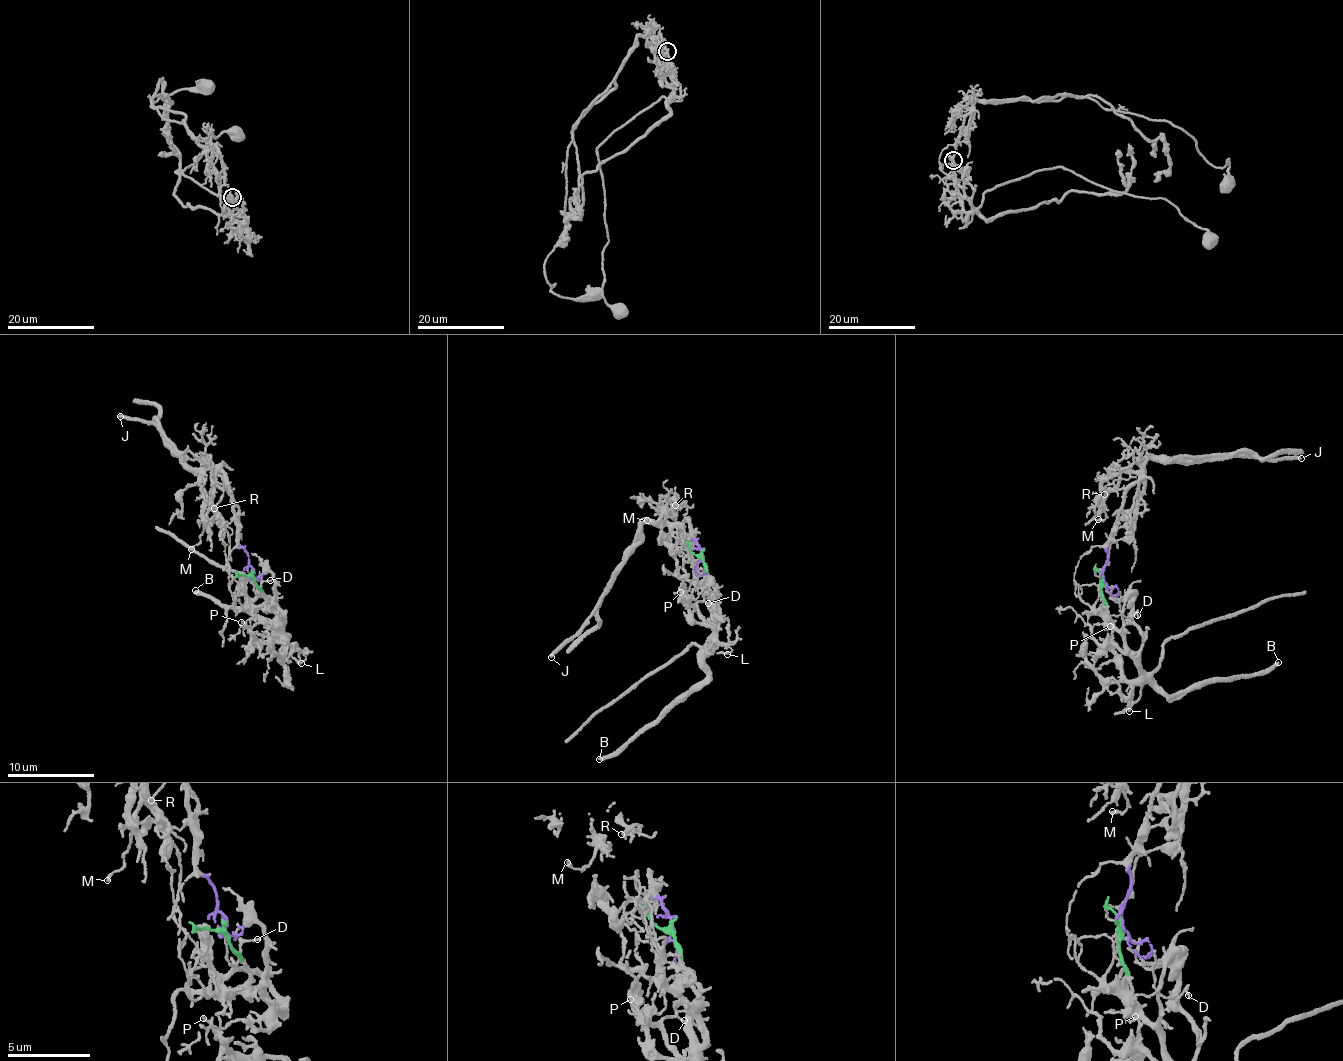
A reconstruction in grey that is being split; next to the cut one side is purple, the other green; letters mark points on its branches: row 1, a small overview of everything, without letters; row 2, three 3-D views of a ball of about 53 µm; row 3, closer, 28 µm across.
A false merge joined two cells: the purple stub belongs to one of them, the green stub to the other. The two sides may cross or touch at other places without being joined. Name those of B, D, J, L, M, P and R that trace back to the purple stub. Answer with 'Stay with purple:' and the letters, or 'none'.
Stay with purple: J, M, R

